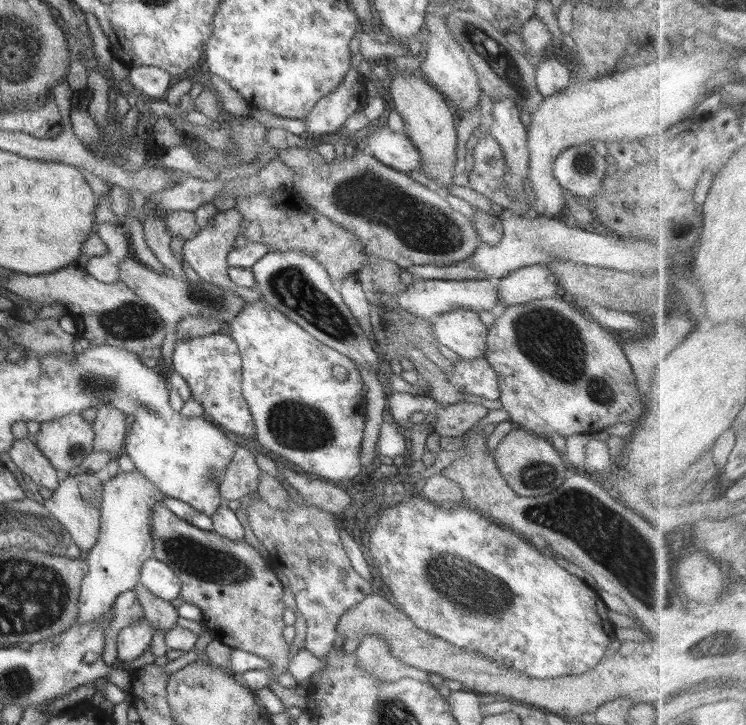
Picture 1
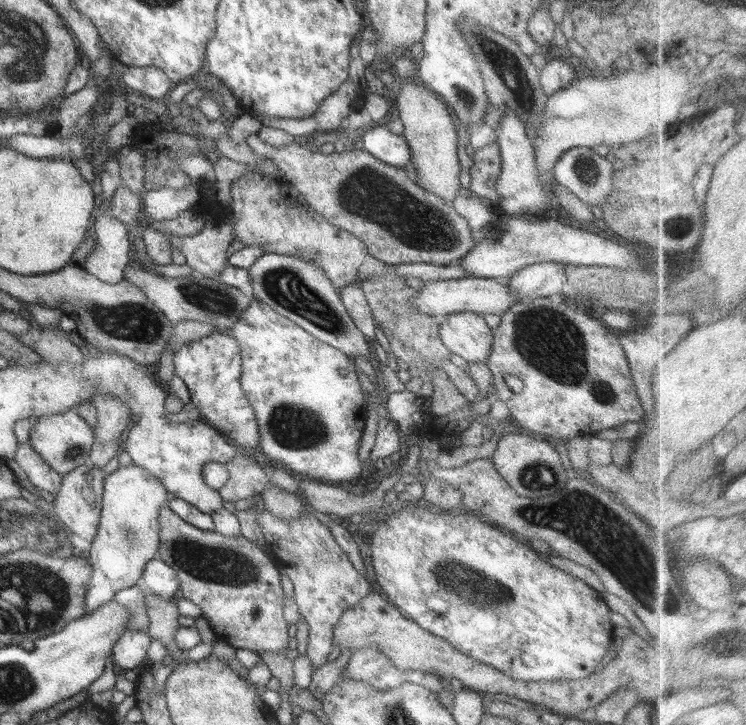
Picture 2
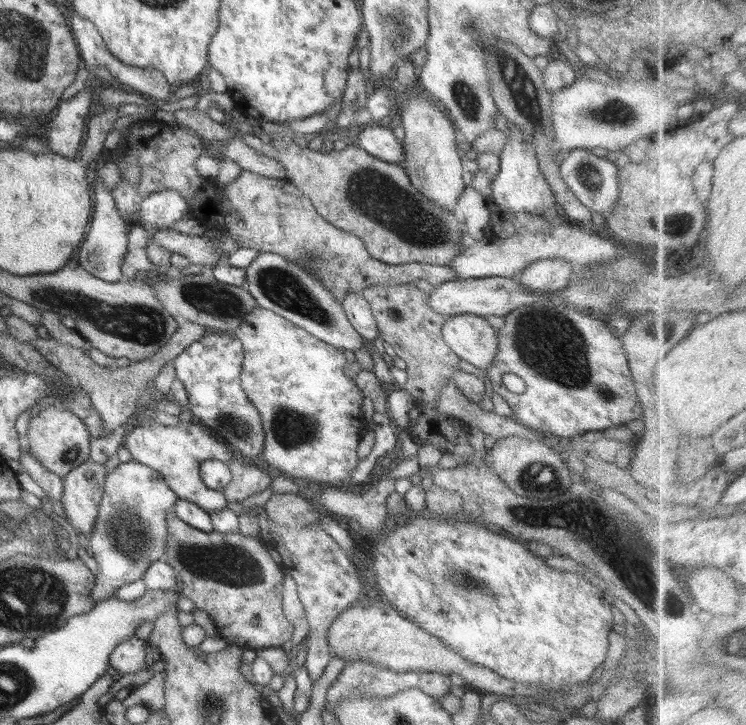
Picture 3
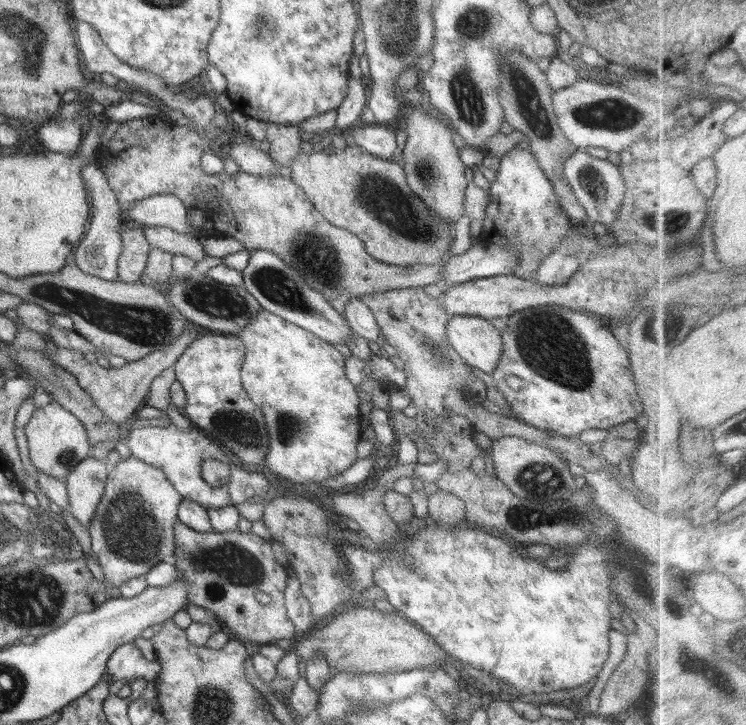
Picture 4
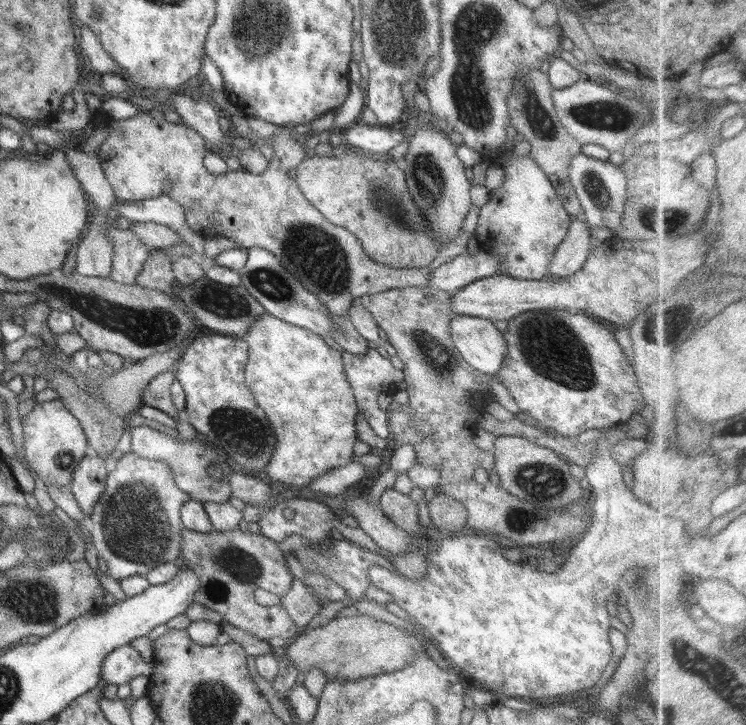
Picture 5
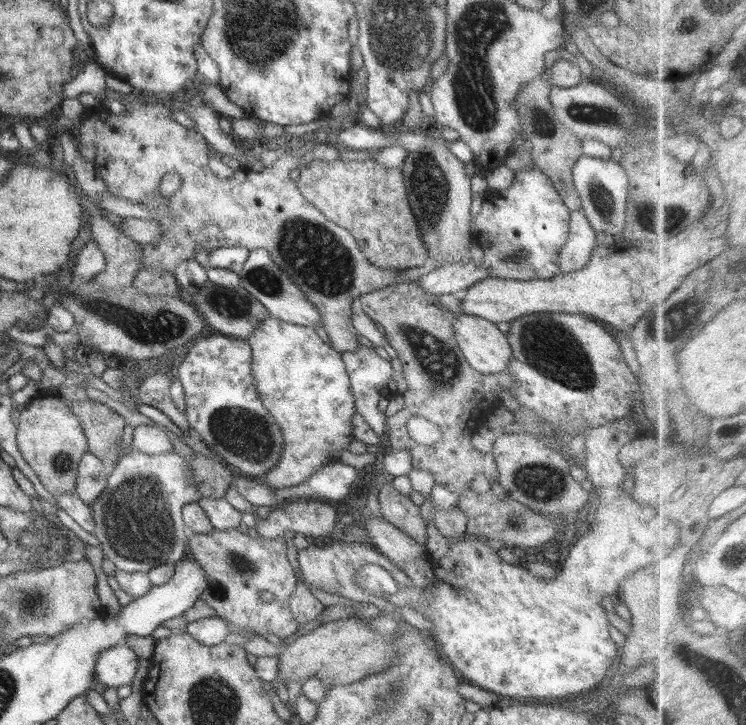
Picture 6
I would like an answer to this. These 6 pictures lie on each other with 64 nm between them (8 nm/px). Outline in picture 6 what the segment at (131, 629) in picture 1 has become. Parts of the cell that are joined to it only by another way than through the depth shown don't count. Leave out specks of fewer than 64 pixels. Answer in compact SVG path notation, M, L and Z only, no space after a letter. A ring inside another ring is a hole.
M127 644L112 645L102 649L97 656L93 677L107 688L117 688L132 683L140 656Z

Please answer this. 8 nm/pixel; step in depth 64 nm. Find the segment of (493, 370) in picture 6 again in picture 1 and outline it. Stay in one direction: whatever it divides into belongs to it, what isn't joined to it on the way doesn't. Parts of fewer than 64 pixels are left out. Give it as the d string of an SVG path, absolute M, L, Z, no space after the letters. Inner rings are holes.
M458 309L433 319L433 331L440 343L466 360L484 356L489 328L473 311Z

